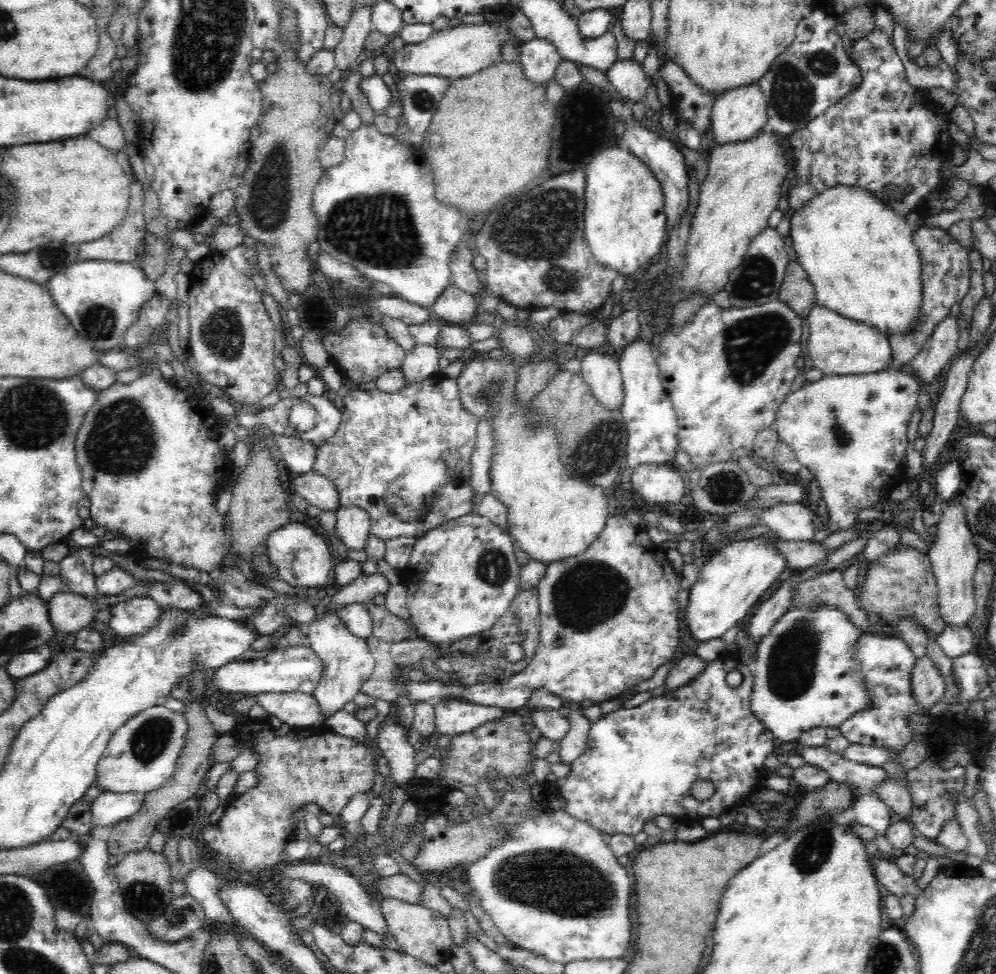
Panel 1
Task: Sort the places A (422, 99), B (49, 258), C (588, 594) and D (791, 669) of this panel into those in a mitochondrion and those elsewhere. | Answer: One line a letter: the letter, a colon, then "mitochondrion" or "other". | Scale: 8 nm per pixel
A: mitochondrion
B: mitochondrion
C: mitochondrion
D: mitochondrion

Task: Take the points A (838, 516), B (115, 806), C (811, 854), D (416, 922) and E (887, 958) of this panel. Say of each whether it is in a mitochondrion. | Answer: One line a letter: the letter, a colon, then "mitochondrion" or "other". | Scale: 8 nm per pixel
A: other
B: other
C: mitochondrion
D: other
E: mitochondrion

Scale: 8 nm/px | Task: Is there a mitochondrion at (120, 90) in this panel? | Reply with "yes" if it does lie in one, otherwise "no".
no

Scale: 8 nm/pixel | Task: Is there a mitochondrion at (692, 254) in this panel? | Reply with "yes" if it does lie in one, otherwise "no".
no

